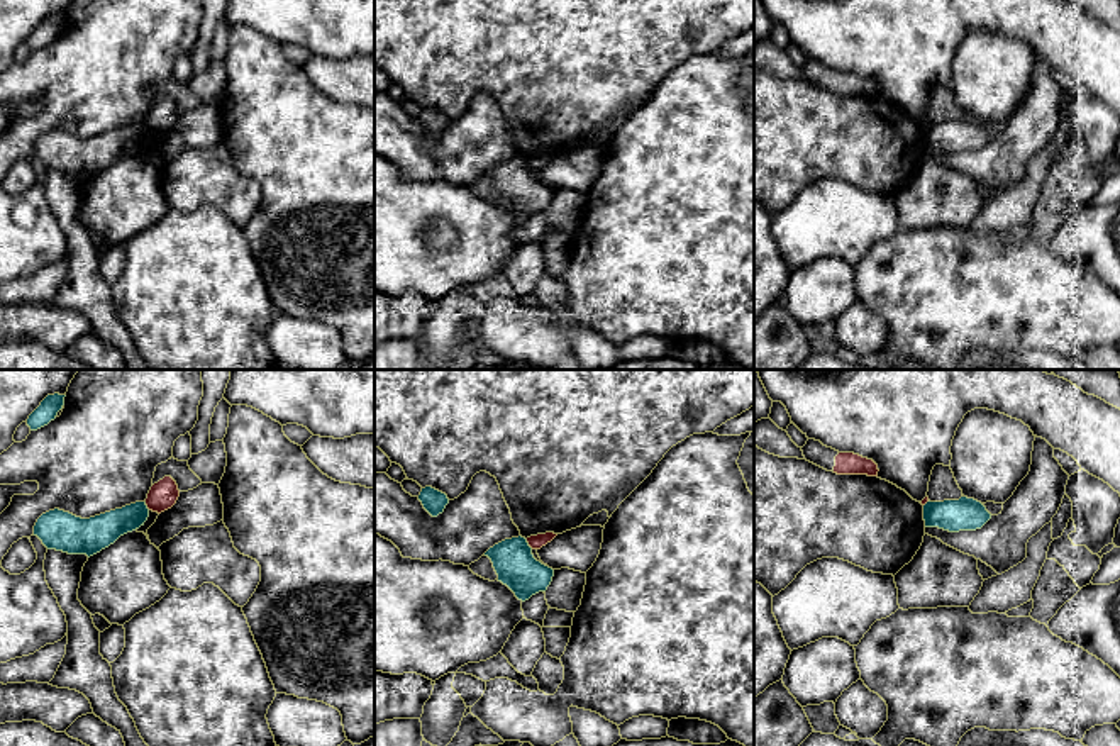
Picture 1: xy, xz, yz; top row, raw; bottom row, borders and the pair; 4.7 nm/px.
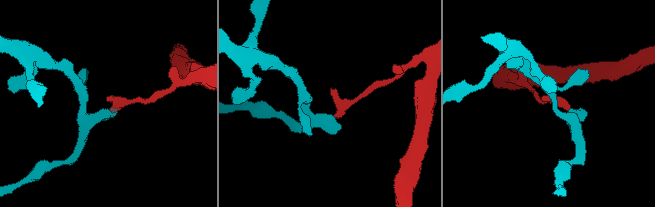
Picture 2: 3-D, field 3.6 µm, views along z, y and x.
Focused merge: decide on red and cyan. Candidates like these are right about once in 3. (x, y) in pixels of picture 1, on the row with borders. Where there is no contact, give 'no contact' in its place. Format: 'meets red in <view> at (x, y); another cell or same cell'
meets red in xz at (529, 545); another cell

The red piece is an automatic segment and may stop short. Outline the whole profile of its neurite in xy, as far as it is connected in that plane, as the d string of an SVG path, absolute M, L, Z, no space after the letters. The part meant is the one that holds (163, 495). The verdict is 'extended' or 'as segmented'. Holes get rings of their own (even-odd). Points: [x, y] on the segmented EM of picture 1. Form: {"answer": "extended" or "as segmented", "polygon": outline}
{"answer": "as segmented", "polygon": "M164 476L154 483L147 493L146 505L152 512L164 512L171 509L180 497L176 482L171 476Z"}

